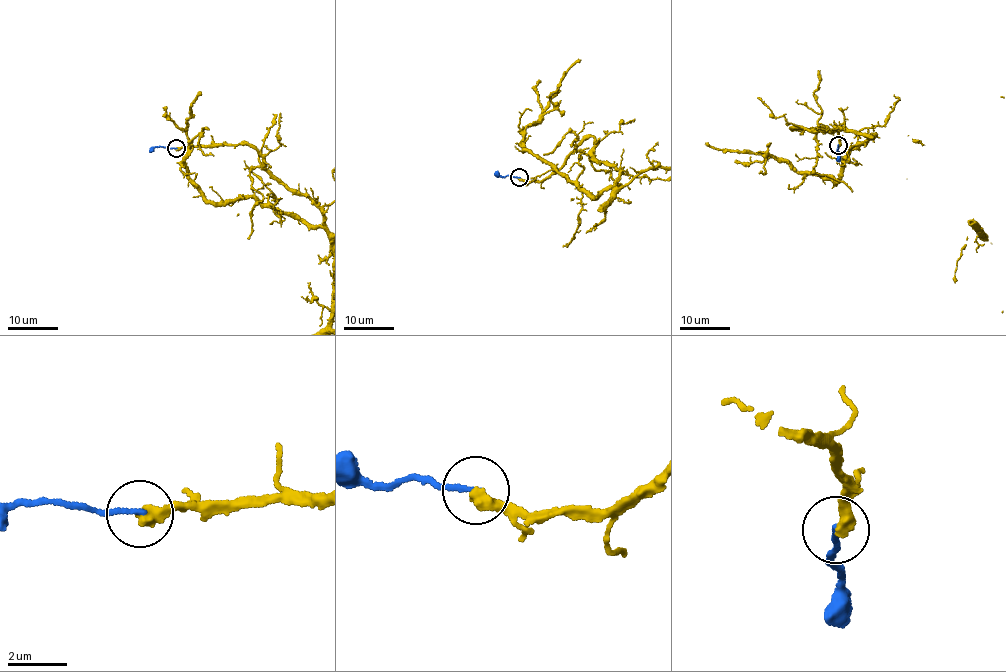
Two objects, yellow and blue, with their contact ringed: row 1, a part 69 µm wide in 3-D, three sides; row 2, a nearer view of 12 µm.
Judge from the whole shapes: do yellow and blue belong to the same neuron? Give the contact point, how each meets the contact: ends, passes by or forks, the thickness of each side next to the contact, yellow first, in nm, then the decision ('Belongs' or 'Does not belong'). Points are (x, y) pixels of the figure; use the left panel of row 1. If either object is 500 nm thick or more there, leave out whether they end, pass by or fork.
Place: (176, 148). At the ring yellow ends. At the ring blue ends. Thickness 460 nm (yellow) against 160 nm. Does not belong

